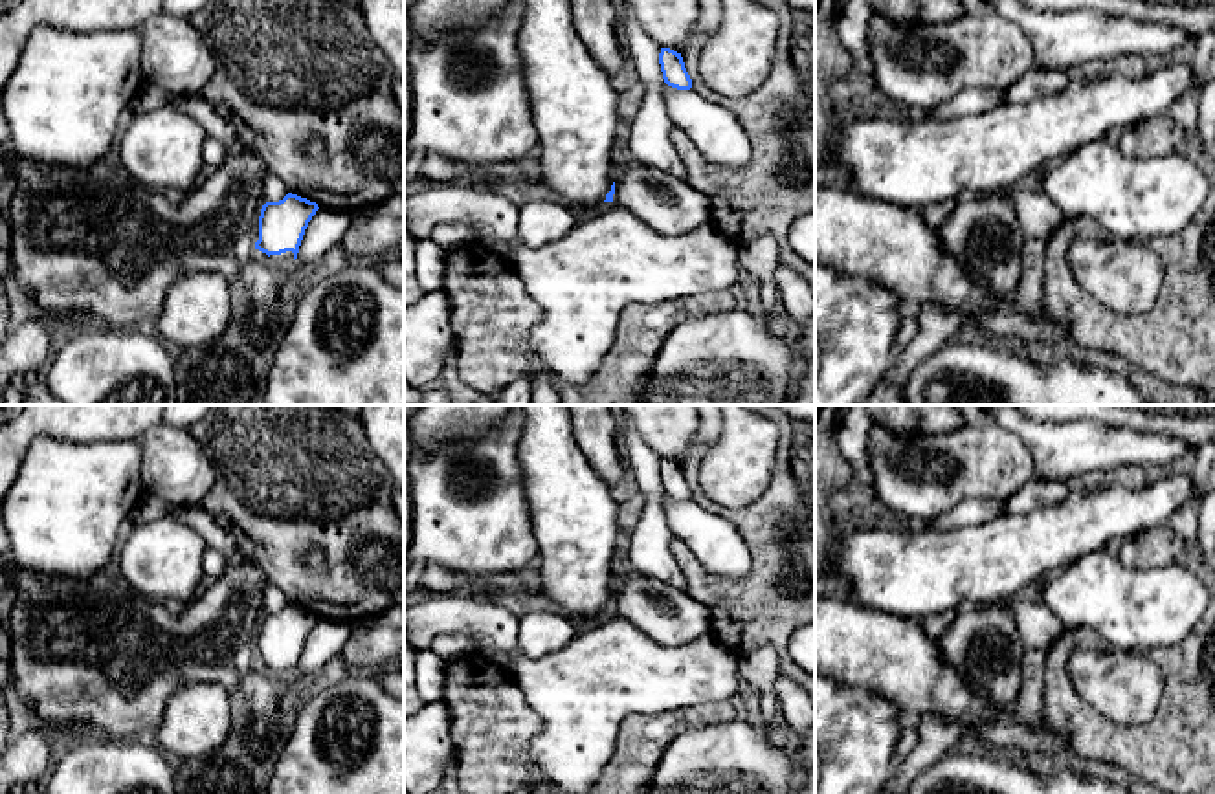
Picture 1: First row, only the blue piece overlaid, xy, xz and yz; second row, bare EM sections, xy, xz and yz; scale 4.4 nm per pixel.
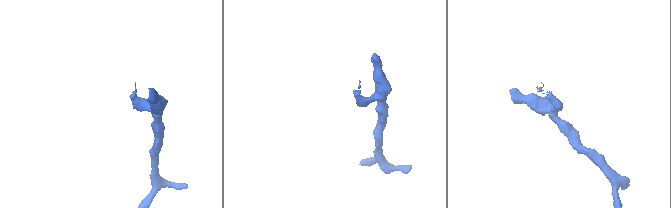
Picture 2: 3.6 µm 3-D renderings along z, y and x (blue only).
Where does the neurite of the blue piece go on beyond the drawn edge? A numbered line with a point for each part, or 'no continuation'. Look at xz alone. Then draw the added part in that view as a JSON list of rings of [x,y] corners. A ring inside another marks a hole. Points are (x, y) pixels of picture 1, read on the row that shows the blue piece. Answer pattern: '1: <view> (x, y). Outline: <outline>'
1: xz (575, 109). Outline: [[[523,0],[523,4],[518,48],[540,136],[536,150],[541,163],[540,180],[549,194],[560,194],[569,209],[595,207],[606,200],[615,182],[611,158],[620,121],[619,92],[576,35],[569,0]]]

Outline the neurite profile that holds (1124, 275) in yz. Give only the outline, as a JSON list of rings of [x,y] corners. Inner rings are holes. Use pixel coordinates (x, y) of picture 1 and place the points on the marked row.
[[[1077,238],[1068,260],[1077,286],[1123,315],[1149,312],[1164,284],[1164,262],[1154,248],[1143,242]]]

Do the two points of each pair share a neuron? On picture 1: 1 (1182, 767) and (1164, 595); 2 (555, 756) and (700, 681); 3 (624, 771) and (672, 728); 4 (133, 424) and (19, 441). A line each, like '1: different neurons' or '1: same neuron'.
1: different neurons
2: same neuron
3: same neuron
4: same neuron

